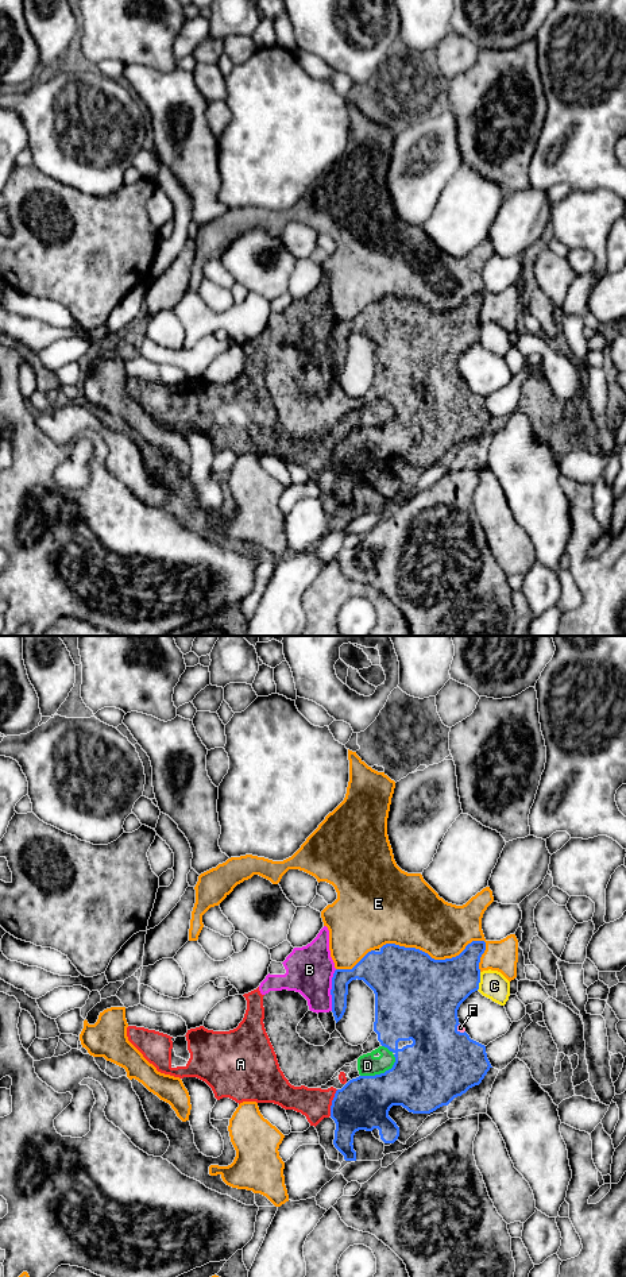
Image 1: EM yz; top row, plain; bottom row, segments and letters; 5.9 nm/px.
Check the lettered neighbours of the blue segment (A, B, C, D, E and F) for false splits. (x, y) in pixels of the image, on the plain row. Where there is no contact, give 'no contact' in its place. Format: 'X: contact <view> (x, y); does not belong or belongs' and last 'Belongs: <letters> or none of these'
A: contact yz (332, 455); does not belong
B: contact yz (331, 342); does not belong
C: contact yz (479, 334); does not belong
D: contact yz (382, 425); does not belong
E: contact yz (433, 311); does not belong
F: contact yz (456, 381); belongs
Belongs: F

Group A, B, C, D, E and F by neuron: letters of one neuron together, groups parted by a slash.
A B D / C / E / F

